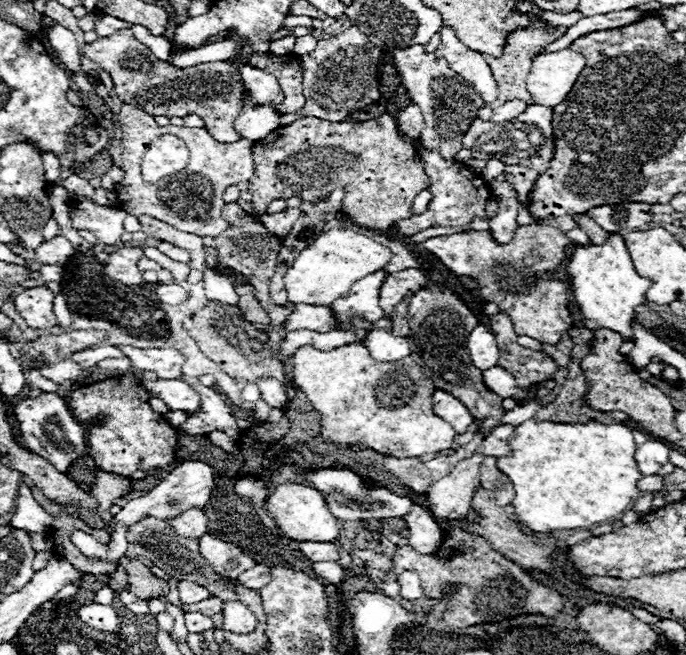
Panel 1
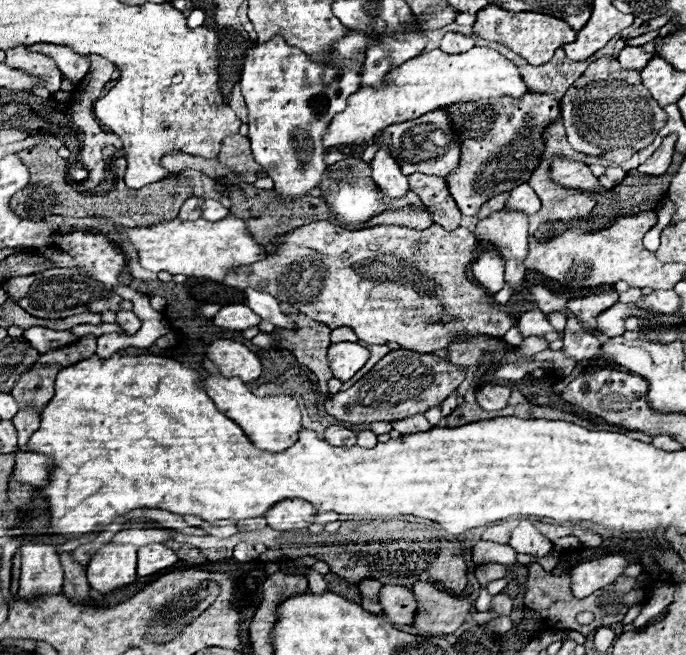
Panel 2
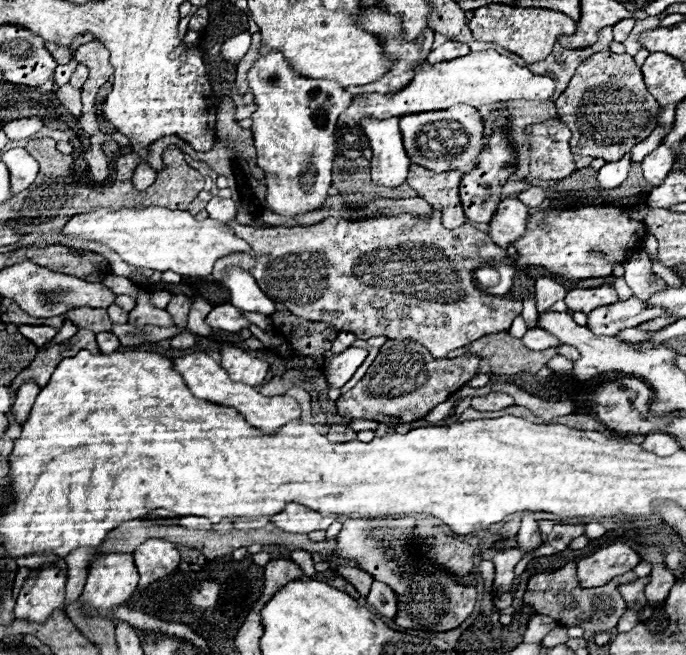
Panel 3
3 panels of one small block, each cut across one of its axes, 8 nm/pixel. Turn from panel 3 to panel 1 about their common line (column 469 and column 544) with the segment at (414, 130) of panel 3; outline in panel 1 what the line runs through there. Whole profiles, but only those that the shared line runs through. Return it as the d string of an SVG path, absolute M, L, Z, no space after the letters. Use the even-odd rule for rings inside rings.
M538 104L528 106L520 116L496 124L484 122L476 118L462 140L464 148L472 152L472 158L482 160L500 160L504 164L524 164L532 170L546 172L550 168L550 160L554 158L554 142L552 142L552 108L544 108ZM534 138L534 142L532 142ZM506 156L506 158L504 158Z

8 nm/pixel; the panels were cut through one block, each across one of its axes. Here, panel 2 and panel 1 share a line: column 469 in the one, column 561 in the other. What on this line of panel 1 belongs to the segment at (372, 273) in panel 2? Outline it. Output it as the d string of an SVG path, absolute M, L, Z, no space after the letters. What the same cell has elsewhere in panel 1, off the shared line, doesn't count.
M546 224L518 226L508 244L498 244L490 230L468 230L450 236L436 236L422 246L432 252L456 276L470 276L478 282L482 298L498 304L514 324L518 336L528 336L540 344L556 344L562 332L572 328L568 310L568 284L556 272L566 262L568 248L578 246L560 228Z

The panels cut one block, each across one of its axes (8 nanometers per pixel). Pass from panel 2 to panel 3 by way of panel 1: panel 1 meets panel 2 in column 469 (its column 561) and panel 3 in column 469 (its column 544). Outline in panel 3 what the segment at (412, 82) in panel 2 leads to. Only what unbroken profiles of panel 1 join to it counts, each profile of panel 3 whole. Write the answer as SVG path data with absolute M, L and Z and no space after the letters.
M494 50L484 52L470 52L466 56L446 60L440 64L428 64L428 60L420 62L414 70L414 78L406 88L394 94L360 94L352 100L350 108L344 110L338 118L338 126L344 128L360 128L364 118L376 118L386 120L394 116L408 116L408 114L420 114L420 112L432 112L450 108L456 104L468 104L468 106L482 106L492 102L508 102L508 100L534 100L534 102L546 102L554 92L554 78L550 74L536 76L528 68L518 66L508 56L502 56Z

